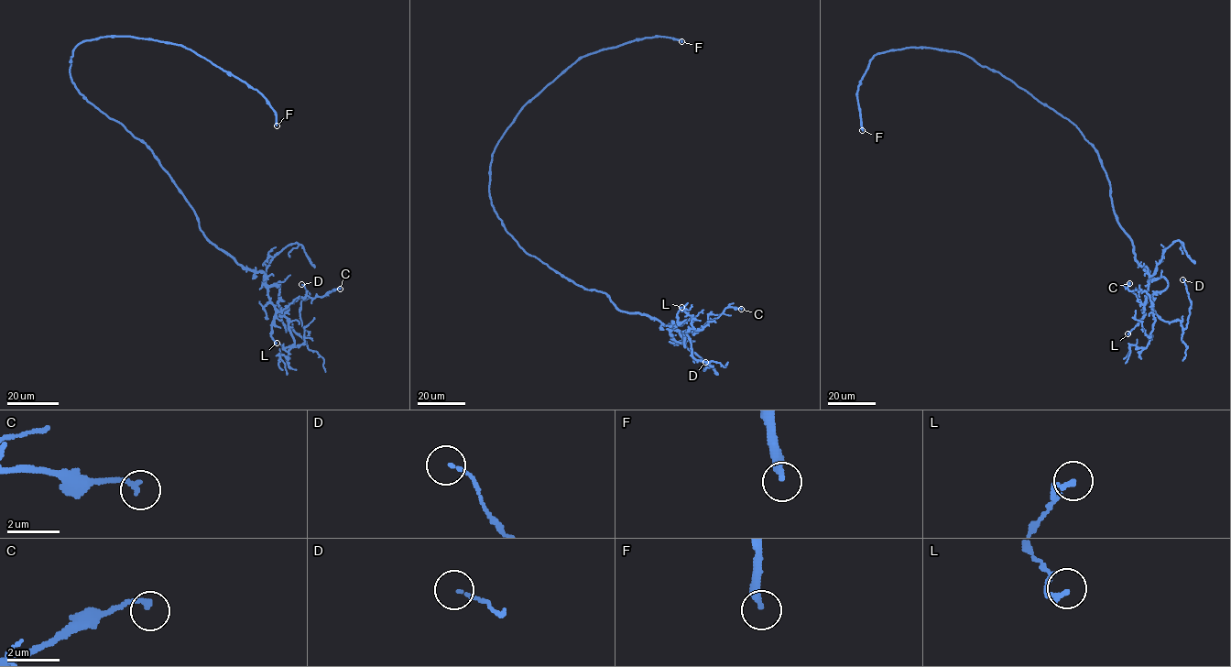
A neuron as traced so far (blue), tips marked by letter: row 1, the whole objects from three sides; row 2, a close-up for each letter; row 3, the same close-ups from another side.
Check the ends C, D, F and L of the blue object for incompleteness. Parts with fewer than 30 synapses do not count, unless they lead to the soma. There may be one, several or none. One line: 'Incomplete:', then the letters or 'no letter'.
Incomplete: F

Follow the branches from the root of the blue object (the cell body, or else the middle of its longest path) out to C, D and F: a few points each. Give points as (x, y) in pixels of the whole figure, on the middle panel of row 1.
C: (532, 256), (604, 292), (620, 311), (677, 330), (685, 347), (683, 332), (726, 308), (741, 309)
D: (532, 256), (620, 311), (677, 330), (685, 347), (685, 332), (705, 362)
F: (532, 256), (506, 230), (489, 195), (492, 154), (506, 129), (528, 103), (582, 57), (646, 38), (681, 41)

